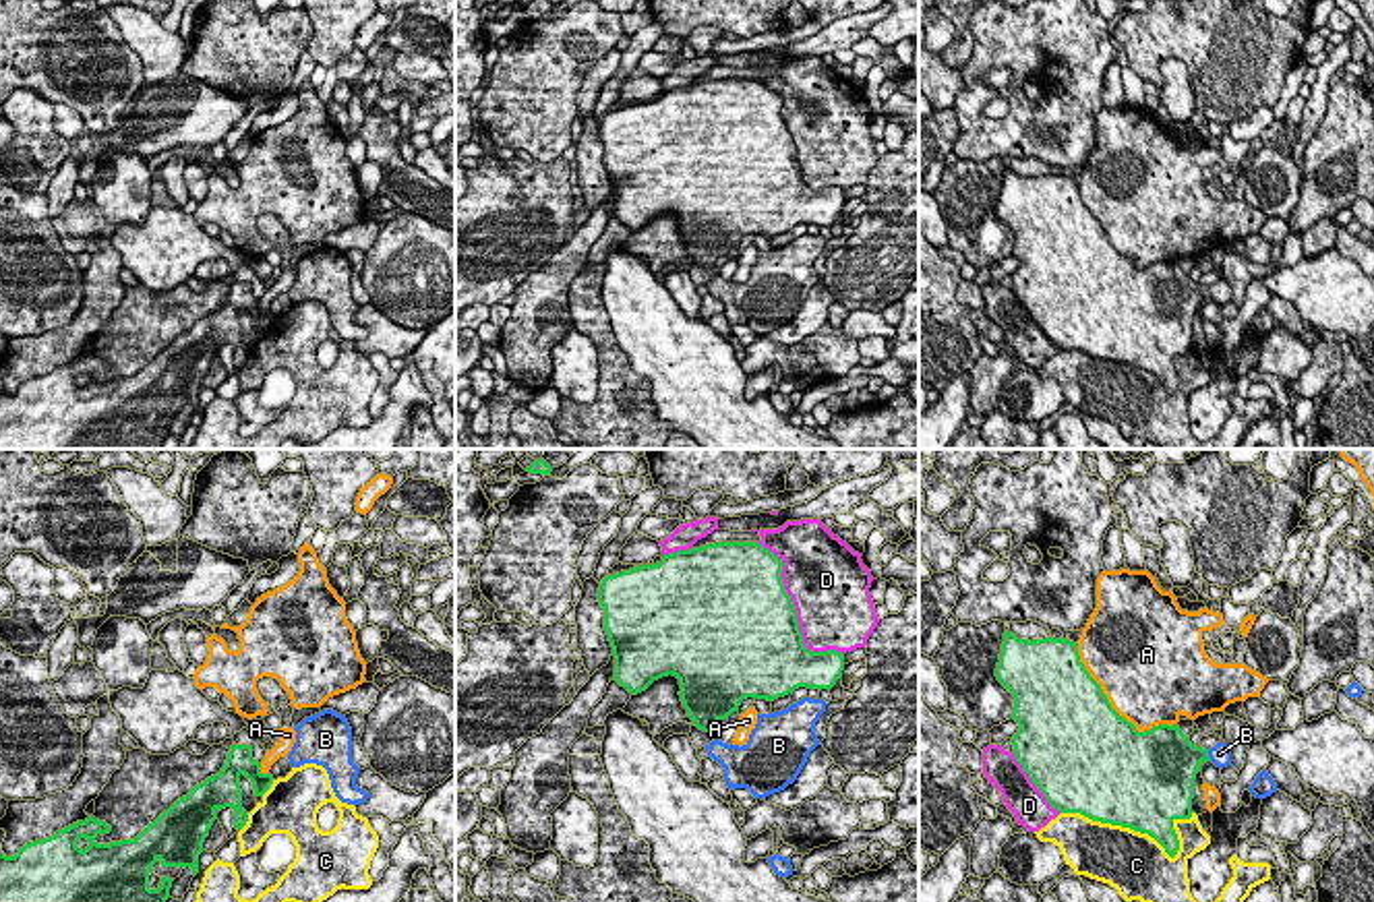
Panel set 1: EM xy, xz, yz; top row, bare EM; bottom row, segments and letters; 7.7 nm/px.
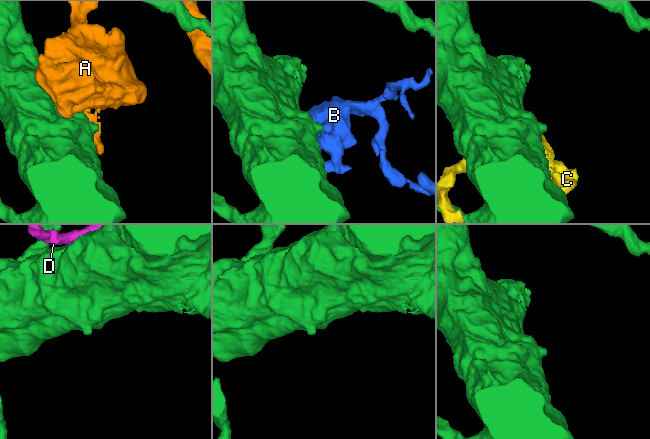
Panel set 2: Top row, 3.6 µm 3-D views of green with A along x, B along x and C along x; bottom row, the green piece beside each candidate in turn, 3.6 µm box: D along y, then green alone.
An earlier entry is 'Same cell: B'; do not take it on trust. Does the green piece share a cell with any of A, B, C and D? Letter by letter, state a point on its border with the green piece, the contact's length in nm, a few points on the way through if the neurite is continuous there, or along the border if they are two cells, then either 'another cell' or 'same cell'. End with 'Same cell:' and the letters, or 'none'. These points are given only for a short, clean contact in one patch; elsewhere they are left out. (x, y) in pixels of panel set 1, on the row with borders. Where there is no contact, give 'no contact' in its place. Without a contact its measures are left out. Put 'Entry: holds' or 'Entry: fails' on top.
Entry: holds
A: meets green in yz at (1112, 708); contact 1000 nm long; another cell
B: meets green in yz at (1207, 756); contact 70 nm long; runs through yz (1176, 762), (1190, 756), (1207, 756), (1219, 754); same cell
C: meets green in yz at (1143, 832); contact 1050 nm long; another cell
D: meets green in xz at (795, 611); contact 1100 nm long; another cell
Same cell: B

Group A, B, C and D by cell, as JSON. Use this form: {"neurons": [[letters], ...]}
{"neurons": [["A"], ["B"], ["C"], ["D"]]}

